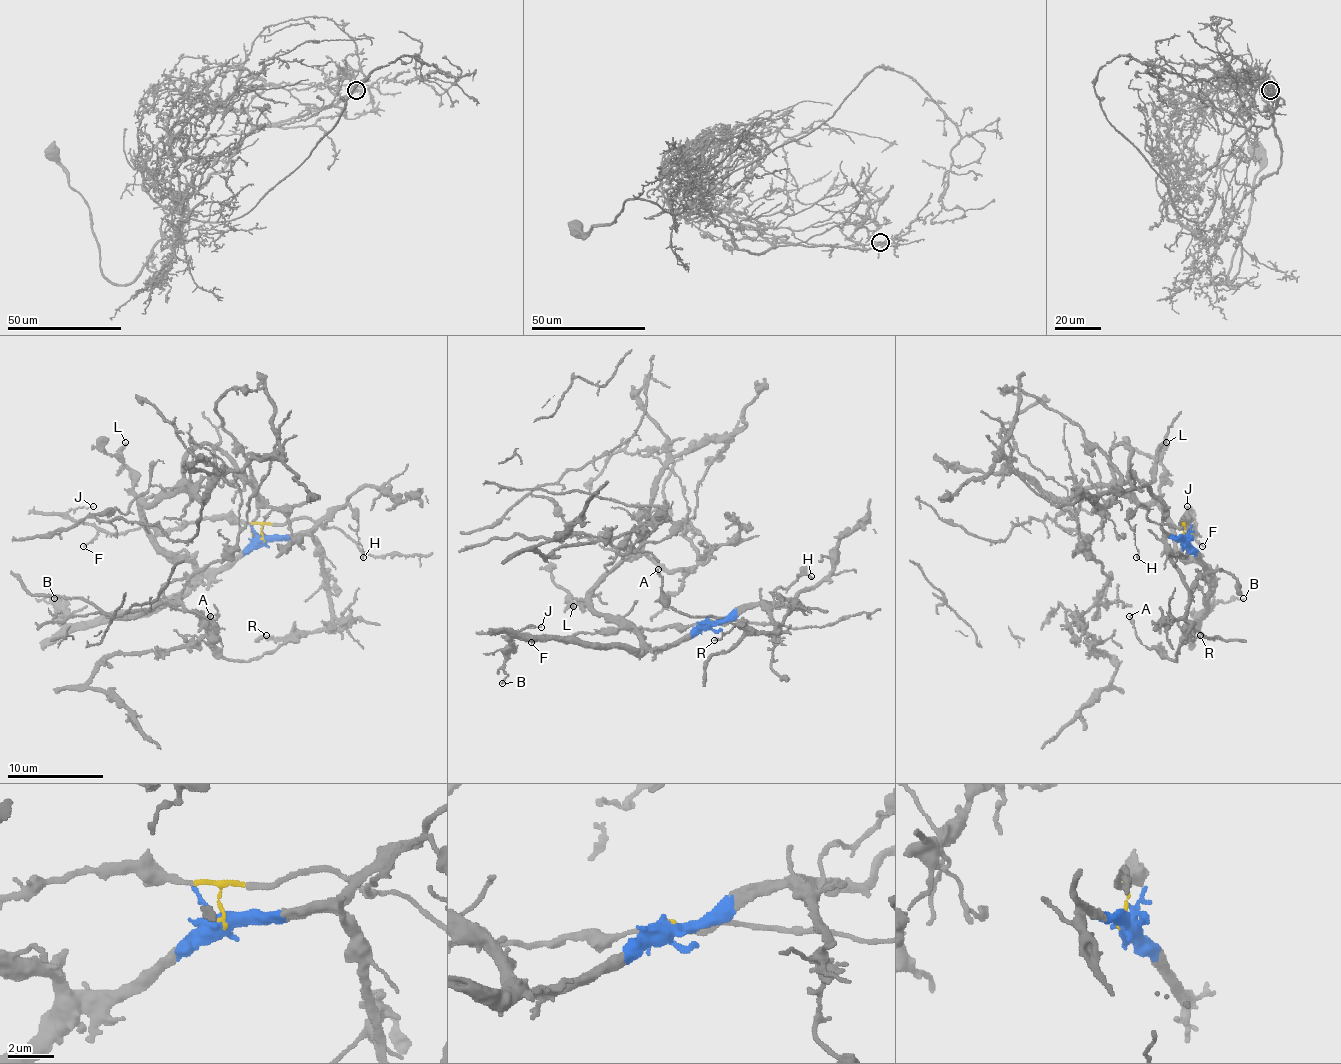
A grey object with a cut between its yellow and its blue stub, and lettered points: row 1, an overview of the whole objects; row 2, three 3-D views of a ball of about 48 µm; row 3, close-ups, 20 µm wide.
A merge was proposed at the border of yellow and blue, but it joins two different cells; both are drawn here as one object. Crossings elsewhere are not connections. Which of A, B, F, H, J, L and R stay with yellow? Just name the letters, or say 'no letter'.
F, H, J

